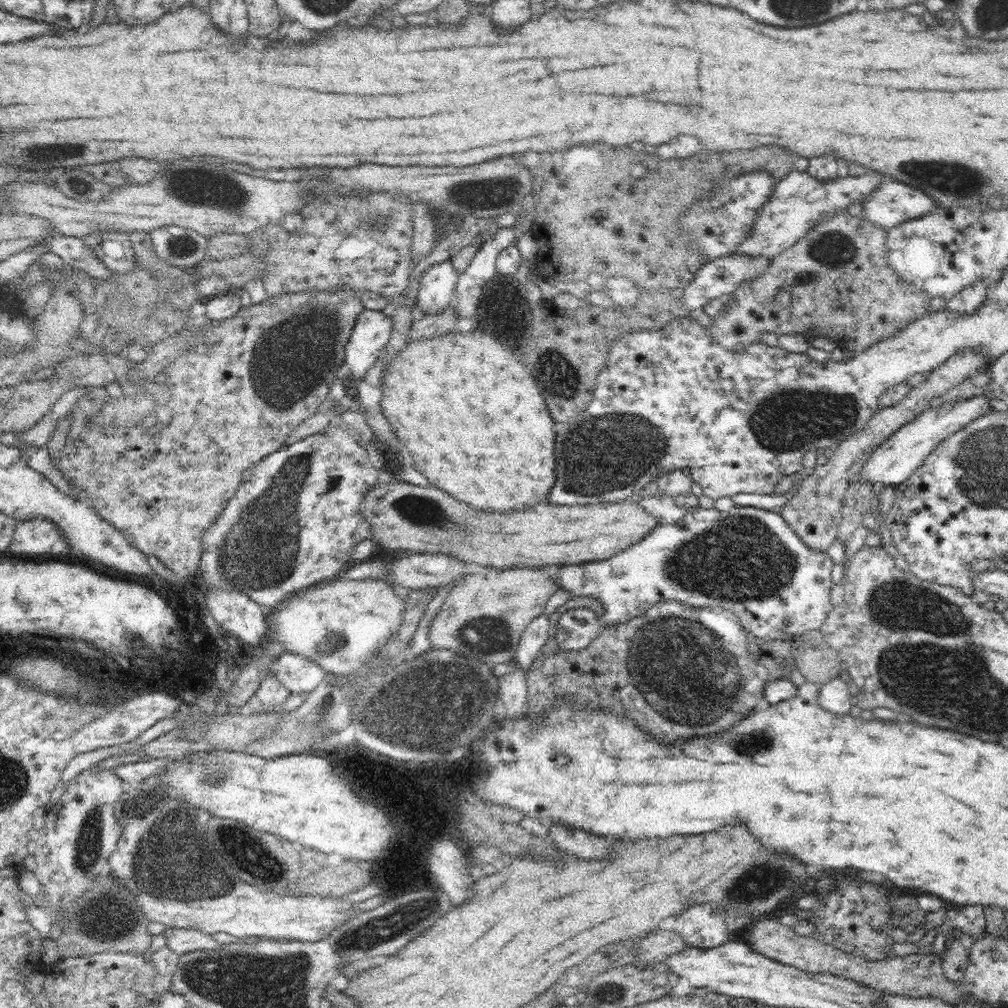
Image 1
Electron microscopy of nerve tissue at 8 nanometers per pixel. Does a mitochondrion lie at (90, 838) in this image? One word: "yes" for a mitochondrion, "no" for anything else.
yes

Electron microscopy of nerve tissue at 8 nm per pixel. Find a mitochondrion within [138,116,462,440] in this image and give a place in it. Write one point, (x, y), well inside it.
(292, 360)

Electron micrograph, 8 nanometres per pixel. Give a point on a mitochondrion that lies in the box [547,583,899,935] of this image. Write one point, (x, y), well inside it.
(679, 662)

